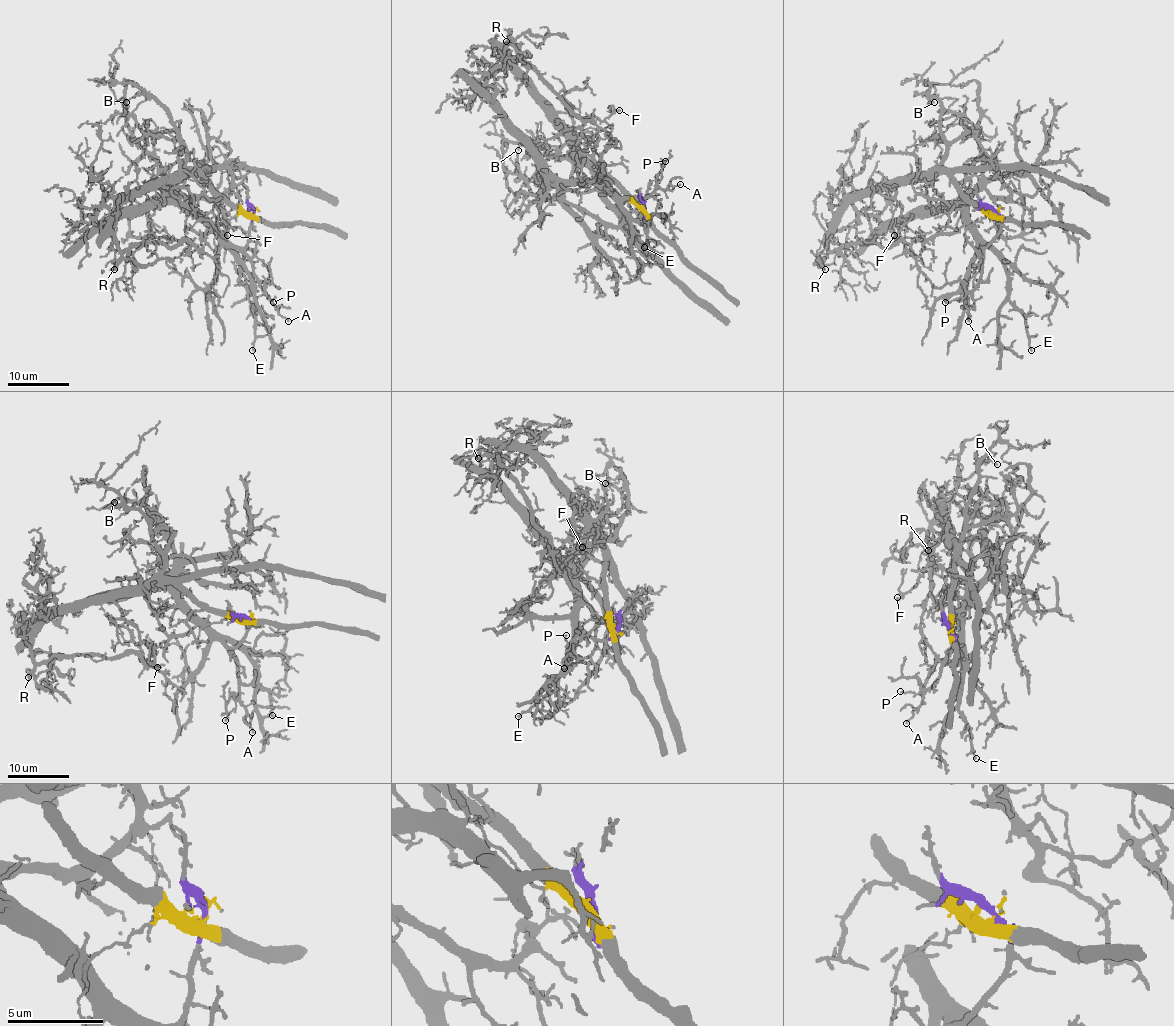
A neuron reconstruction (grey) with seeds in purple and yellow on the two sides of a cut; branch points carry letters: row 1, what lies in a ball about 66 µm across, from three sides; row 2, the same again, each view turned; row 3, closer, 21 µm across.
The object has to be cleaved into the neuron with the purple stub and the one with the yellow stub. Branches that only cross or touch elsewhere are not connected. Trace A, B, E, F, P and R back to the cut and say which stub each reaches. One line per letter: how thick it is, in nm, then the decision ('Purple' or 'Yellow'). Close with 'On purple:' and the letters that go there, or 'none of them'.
A: Thickness 110 nm. Purple
B: Thickness 90 nm. Yellow
E: Thickness 130 nm. Purple
F: Thickness 150 nm. Yellow
P: Thickness 110 nm. Purple
R: Thickness 190 nm. Yellow
On purple: A, E, P

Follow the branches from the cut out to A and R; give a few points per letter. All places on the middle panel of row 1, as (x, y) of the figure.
A: (642, 208), (645, 214), (642, 217), (638, 199), (647, 197), (656, 188), (665, 190), (670, 184), (680, 184)
R: (642, 208), (587, 161), (577, 138), (551, 104), (505, 57), (507, 45), (513, 42), (507, 40)

